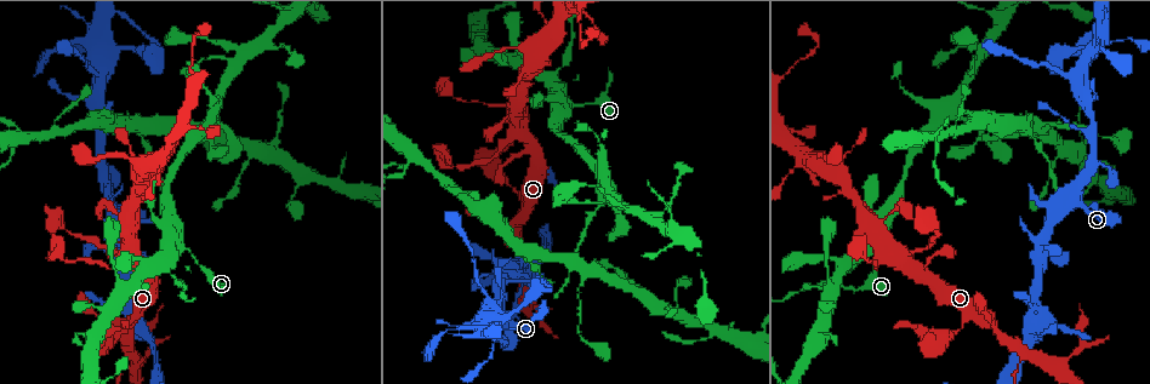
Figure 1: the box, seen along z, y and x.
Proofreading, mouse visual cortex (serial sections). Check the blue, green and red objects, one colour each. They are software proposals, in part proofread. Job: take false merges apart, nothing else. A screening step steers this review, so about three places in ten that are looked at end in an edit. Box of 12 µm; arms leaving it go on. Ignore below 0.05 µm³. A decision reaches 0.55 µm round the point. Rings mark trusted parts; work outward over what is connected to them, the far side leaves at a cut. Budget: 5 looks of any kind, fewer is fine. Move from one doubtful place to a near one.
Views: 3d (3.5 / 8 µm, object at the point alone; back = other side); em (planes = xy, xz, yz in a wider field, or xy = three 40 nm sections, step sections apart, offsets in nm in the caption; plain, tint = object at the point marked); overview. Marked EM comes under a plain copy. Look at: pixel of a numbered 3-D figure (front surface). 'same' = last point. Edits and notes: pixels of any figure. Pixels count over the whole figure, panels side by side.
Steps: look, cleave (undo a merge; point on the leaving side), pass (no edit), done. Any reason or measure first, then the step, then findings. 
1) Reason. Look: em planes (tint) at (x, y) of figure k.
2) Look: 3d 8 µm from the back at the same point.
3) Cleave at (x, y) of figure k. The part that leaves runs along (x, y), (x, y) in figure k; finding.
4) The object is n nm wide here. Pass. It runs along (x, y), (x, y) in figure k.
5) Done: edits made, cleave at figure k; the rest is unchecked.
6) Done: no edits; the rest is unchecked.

Look: 3d 3.5 µm at (176, 277) of figure 1.

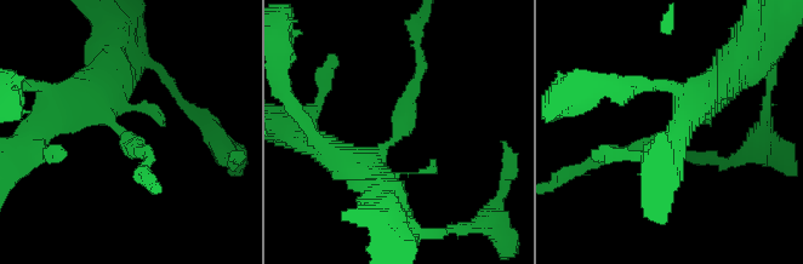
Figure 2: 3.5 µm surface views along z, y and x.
The arms are 150, 450 nm wide; now the EM. Look: em xy step 2 (tint) at (394, 138) of figure 2.

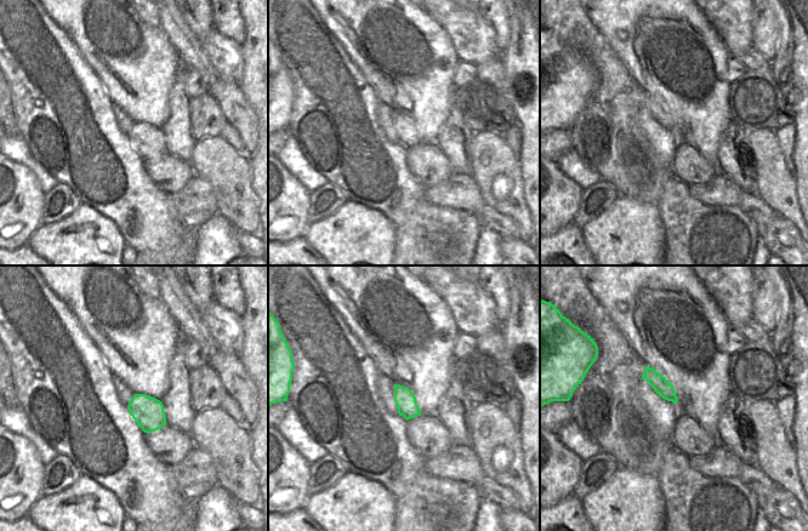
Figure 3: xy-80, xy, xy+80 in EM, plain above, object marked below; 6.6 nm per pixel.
Pass. It runs along (723, 81), (673, 137), (608, 156) in figure 2; one cell here.

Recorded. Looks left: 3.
Arms part here. Look: 3d 8 µm at (96, 34) of figure 1.

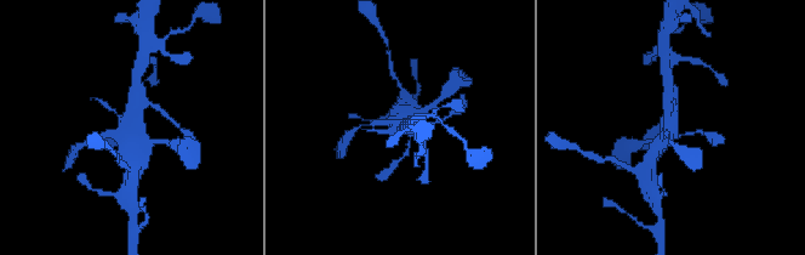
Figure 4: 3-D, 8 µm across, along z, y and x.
Look: em xy step 5 (tint) at (669, 128) of figure 4.

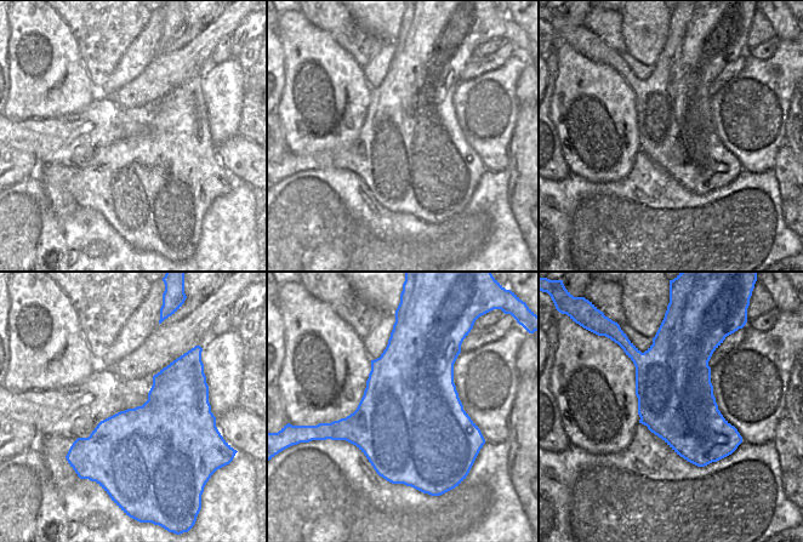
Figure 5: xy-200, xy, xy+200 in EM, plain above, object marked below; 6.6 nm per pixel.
Pass. It runs along (650, 158), (669, 134), (669, 103) in figure 4; continuous, no second cell.

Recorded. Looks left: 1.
Done: no edits; the rest is unchecked.

